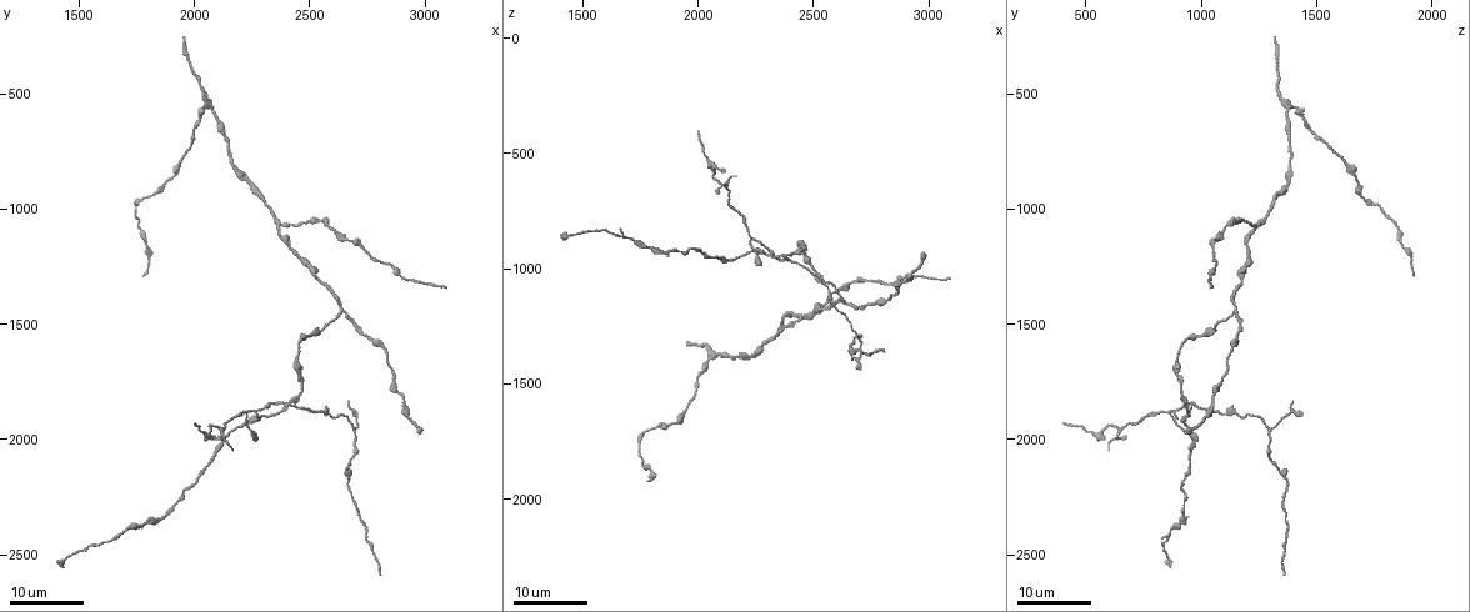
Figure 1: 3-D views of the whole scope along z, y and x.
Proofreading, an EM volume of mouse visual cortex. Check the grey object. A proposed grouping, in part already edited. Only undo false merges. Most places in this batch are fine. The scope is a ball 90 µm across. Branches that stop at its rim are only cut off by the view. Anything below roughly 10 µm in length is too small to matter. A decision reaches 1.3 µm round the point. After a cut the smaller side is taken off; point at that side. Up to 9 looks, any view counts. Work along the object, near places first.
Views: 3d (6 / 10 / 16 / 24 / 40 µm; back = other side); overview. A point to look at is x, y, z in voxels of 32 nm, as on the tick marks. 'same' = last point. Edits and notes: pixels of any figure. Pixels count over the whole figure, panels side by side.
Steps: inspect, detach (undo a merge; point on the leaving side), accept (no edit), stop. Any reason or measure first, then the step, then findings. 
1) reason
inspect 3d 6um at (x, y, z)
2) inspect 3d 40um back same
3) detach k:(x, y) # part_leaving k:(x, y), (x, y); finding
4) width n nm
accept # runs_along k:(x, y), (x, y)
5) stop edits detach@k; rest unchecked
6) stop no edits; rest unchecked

three-way junction
inspect 3d 16um at (2380, 1060, 1240)

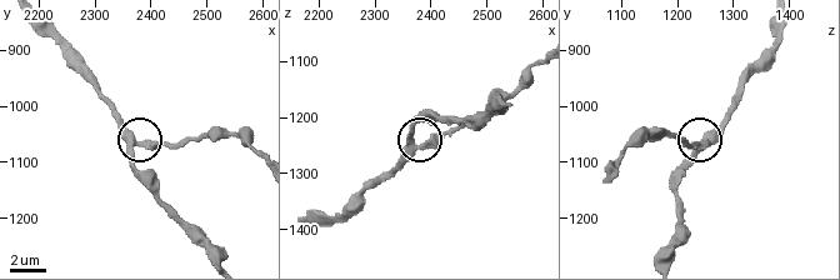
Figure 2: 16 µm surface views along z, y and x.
inspect 3d 10um at (2375, 1070, 1255)

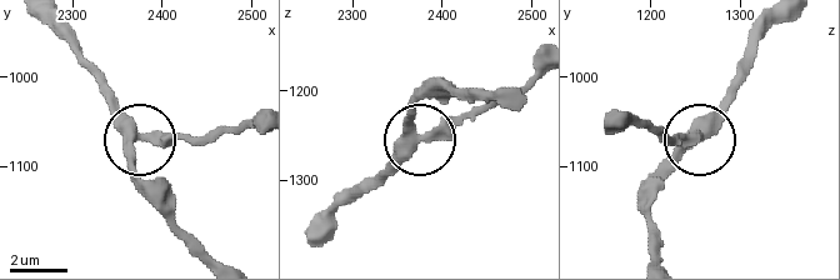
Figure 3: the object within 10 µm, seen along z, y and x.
width 390 nm
accept # runs_along 3:(209, 258), (144, 186), (130, 150), (144, 136), (220, 136); all the same cell

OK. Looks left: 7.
sudden change in width
inspect 3d 16um at (2730, 1170, 1050)

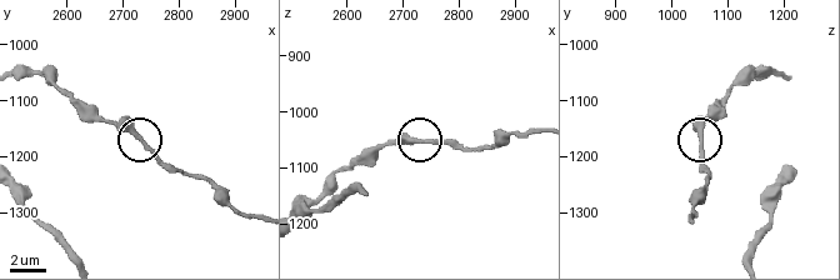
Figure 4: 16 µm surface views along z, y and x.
closer look
inspect 3d 6um at (2730, 1170, 1055)

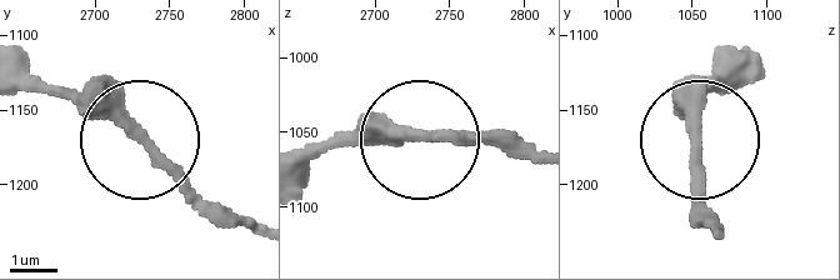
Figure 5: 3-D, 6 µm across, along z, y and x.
accept # runs_along 5:(303, 165), (351, 141), (503, 149); one cell here

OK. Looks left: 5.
two arms in line, one across
inspect 3d 24um at (2640, 1450, 1160)

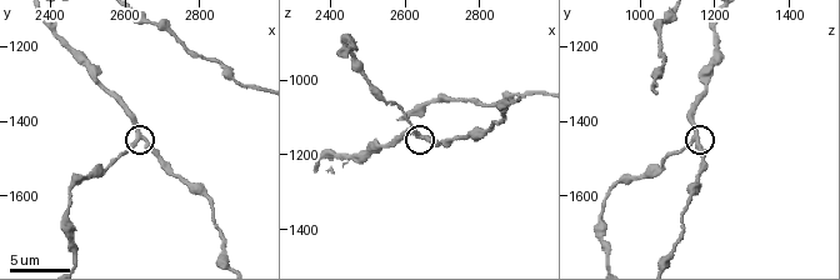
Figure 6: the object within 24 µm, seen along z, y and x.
inspect 3d 10um at (2650, 1450, 1150)

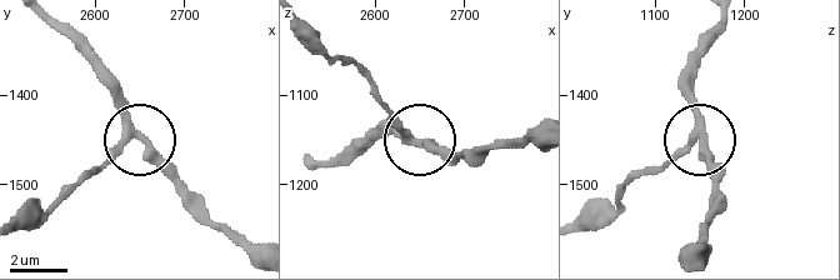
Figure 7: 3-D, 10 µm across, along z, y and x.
inspect 3d 6um at (2645, 1445, 1150)

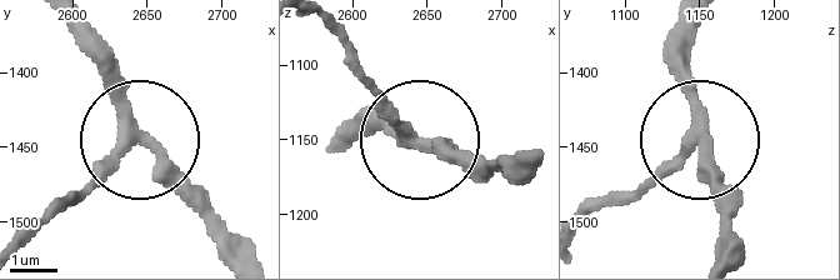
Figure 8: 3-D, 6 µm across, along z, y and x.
side_arm 25 um
accept # runs_along 8:(699, 28), (690, 111), (726, 250); one cell here

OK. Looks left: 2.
inspect 3d 10um at (2450, 1740, 900)

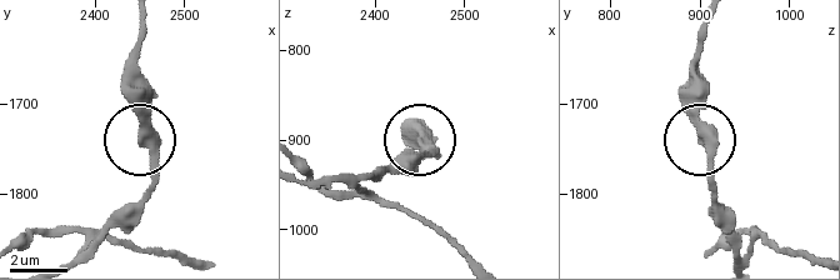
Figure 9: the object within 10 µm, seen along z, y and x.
inspect 3d 10um back at (2460, 1735, 905)

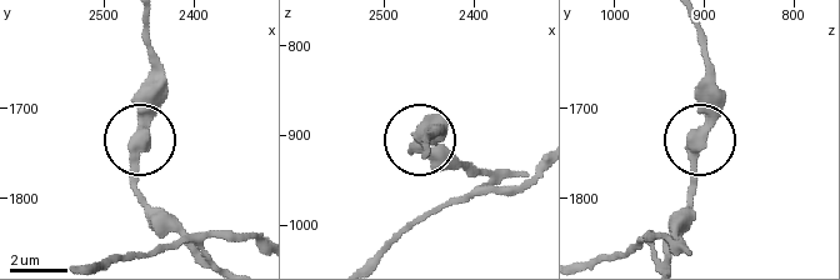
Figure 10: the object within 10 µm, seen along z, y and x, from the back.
width 420 nm
accept # runs_along 10:(146, 20), (146, 85), (133, 171), (140, 204); one cell here

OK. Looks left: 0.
stop no edits; rest unchecked

